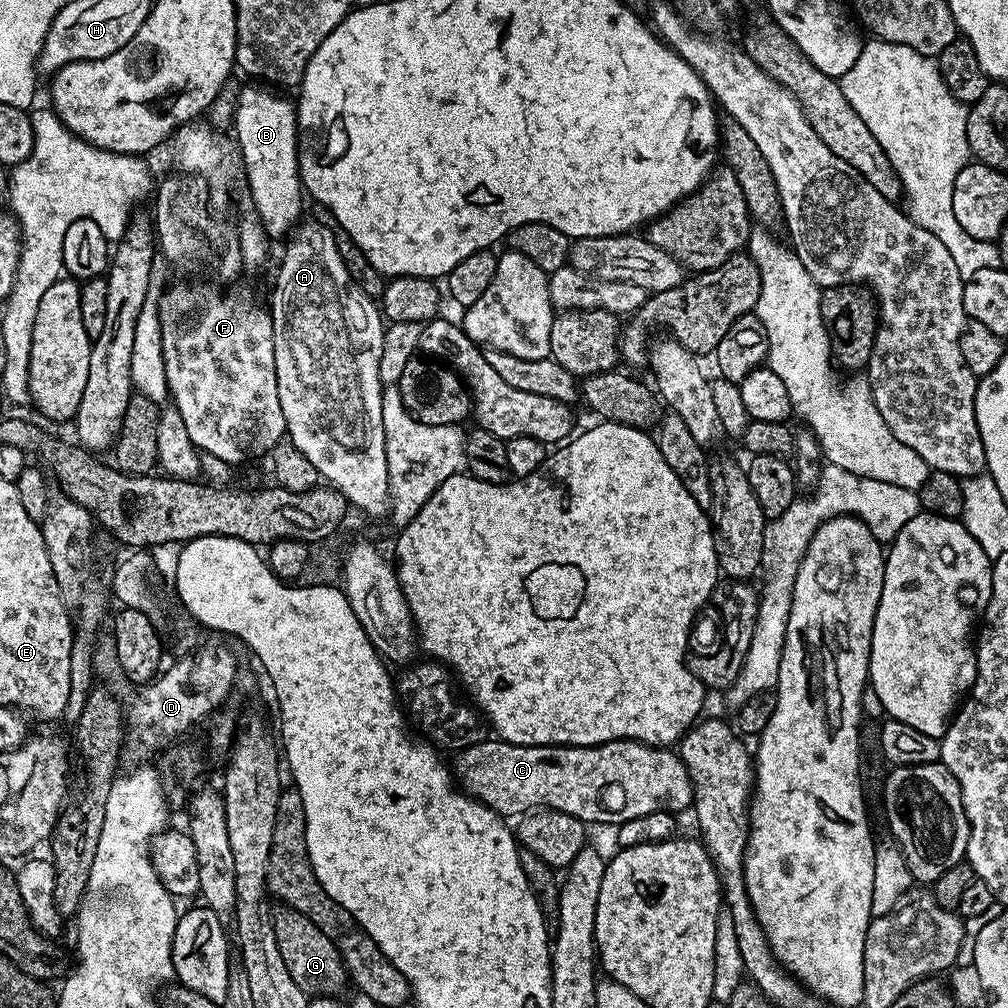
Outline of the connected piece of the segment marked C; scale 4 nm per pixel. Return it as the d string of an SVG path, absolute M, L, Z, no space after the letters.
M486 738L478 746L470 746L459 753L455 760L454 772L459 787L472 799L505 818L519 818L525 812L553 808L583 820L588 826L618 826L630 818L642 818L642 814L654 814L661 810L680 814L683 808L691 809L694 804L692 779L679 755L671 747L656 748L653 744L643 744L641 740L611 740L594 746L565 746L513 744L510 740Z

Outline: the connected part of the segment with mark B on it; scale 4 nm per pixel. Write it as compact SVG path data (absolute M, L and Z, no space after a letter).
M248 82L248 85L246 85L244 89L242 87L239 89L236 98L236 114L234 117L234 139L237 146L240 148L242 158L245 162L246 178L249 180L249 190L250 194L253 196L252 204L255 208L257 218L260 220L260 223L264 225L264 231L272 238L284 235L284 237L287 237L289 233L293 231L294 226L301 223L302 217L300 217L300 215L302 215L303 212L305 215L306 212L306 204L304 208L306 193L304 191L304 185L300 183L300 163L298 162L298 154L300 153L300 129L296 122L296 106L291 99L288 101L283 95L287 96L283 91L277 90L275 87L269 86L267 83Z

